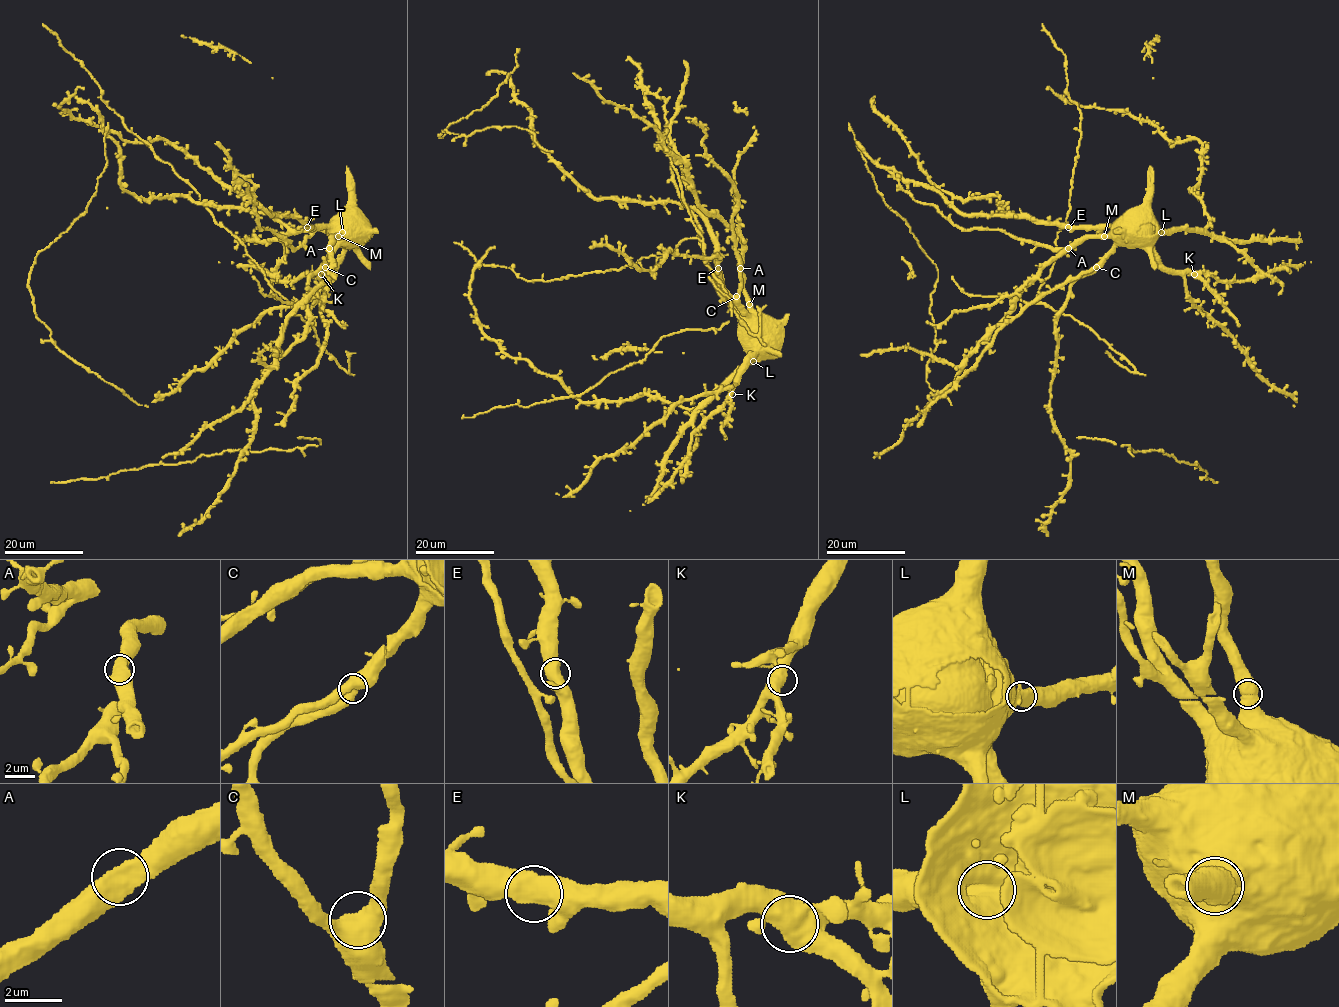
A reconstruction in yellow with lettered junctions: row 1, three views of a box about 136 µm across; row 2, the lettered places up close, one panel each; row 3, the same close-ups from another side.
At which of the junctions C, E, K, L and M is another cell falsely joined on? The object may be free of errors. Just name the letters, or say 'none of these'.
none of these

